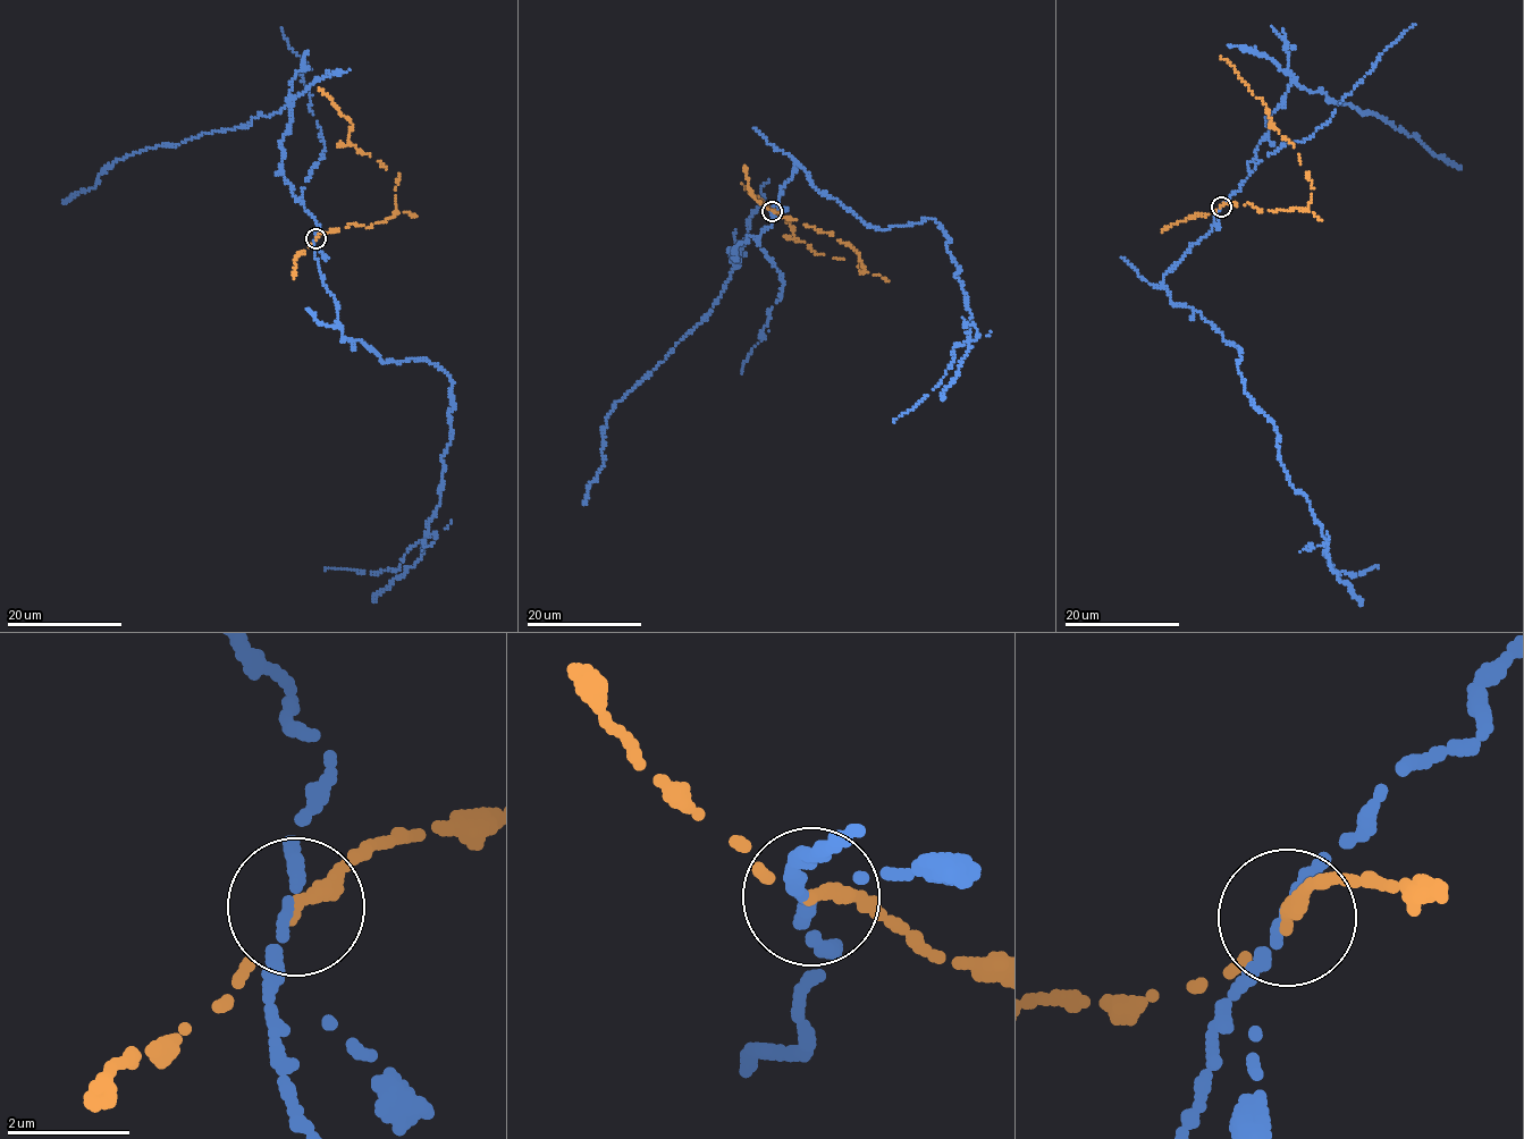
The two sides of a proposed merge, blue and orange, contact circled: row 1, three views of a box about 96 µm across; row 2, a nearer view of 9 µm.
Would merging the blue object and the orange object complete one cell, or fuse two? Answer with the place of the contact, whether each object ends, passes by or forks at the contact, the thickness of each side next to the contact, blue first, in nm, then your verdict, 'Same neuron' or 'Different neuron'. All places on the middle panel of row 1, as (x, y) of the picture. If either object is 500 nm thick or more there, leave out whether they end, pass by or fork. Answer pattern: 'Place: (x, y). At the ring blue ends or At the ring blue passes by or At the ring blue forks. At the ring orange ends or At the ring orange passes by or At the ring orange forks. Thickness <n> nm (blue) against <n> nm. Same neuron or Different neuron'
Place: (772, 211). At the ring blue ends. At the ring orange passes by. Thickness 280 nm (blue) against 190 nm. Different neuron

